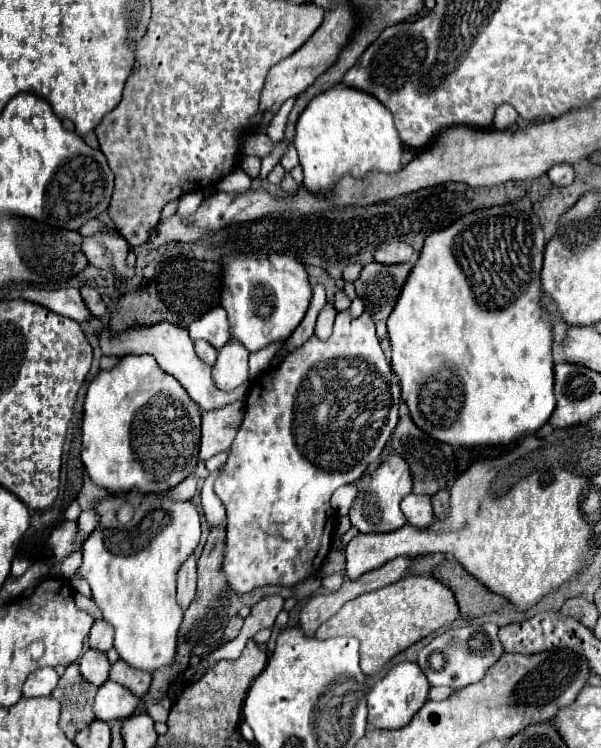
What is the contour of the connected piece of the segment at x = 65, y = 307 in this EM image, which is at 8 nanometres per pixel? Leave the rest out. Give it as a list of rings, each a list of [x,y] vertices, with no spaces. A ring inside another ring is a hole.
[[[28,288],[22,292],[12,292],[8,298],[18,298],[18,296],[30,300],[30,302],[36,302],[40,306],[46,306],[48,310],[68,316],[76,322],[86,322],[92,318],[88,306],[84,304],[84,300],[76,288],[60,288],[60,290]]]

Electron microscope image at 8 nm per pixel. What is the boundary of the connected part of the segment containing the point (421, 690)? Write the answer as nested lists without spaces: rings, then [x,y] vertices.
[[[400,662],[390,672],[374,684],[368,694],[368,722],[378,730],[396,730],[410,722],[410,718],[428,700],[430,684],[416,662]]]

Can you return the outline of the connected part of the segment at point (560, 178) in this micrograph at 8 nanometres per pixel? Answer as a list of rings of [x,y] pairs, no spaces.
[[[554,164],[548,170],[548,178],[552,180],[552,184],[556,186],[568,186],[574,180],[574,170],[570,164]]]

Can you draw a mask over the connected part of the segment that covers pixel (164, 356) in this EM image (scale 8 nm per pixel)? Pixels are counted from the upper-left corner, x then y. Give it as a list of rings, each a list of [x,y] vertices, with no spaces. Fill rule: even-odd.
[[[168,322],[156,324],[152,328],[132,328],[128,332],[118,334],[118,336],[112,336],[108,330],[104,330],[102,336],[100,336],[100,348],[104,356],[116,356],[119,358],[127,354],[150,354],[150,356],[154,356],[156,364],[162,370],[166,370],[166,374],[174,376],[182,384],[182,388],[186,388],[188,396],[198,404],[201,410],[212,410],[212,408],[220,408],[220,406],[232,404],[236,400],[244,400],[246,392],[248,392],[248,384],[238,386],[234,392],[218,390],[216,384],[214,384],[214,378],[212,378],[212,366],[204,364],[196,356],[192,340],[188,336],[188,330],[176,328],[176,326],[168,324]]]

